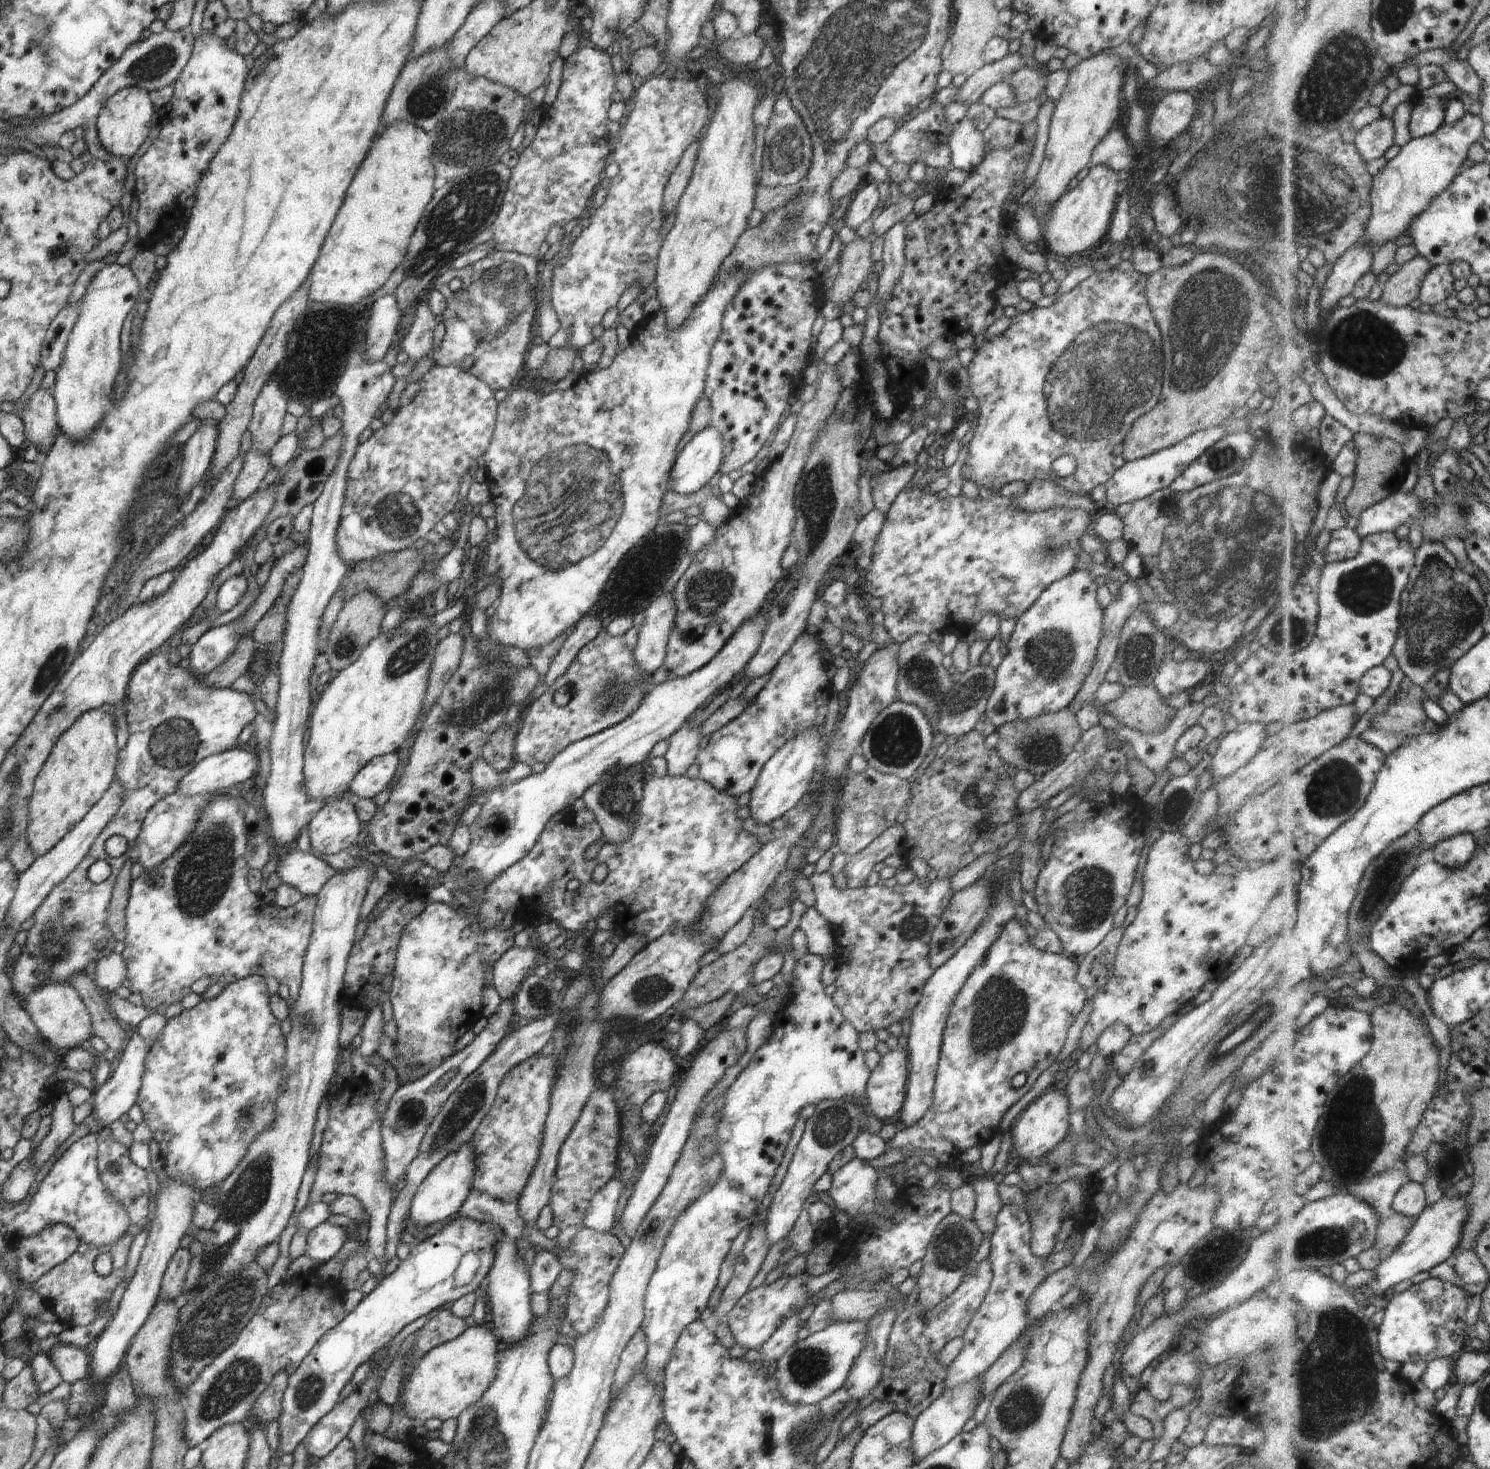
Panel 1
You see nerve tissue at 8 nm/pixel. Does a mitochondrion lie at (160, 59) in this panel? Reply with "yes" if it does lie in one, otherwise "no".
yes

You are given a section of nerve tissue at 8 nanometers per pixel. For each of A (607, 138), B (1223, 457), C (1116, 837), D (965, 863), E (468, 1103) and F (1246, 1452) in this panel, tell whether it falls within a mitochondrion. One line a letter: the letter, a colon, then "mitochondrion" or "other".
A: other
B: mitochondrion
C: other
D: other
E: mitochondrion
F: other

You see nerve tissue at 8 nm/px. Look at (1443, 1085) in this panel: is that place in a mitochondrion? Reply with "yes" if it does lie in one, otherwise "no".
no

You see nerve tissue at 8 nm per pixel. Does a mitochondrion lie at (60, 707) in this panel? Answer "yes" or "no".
yes

